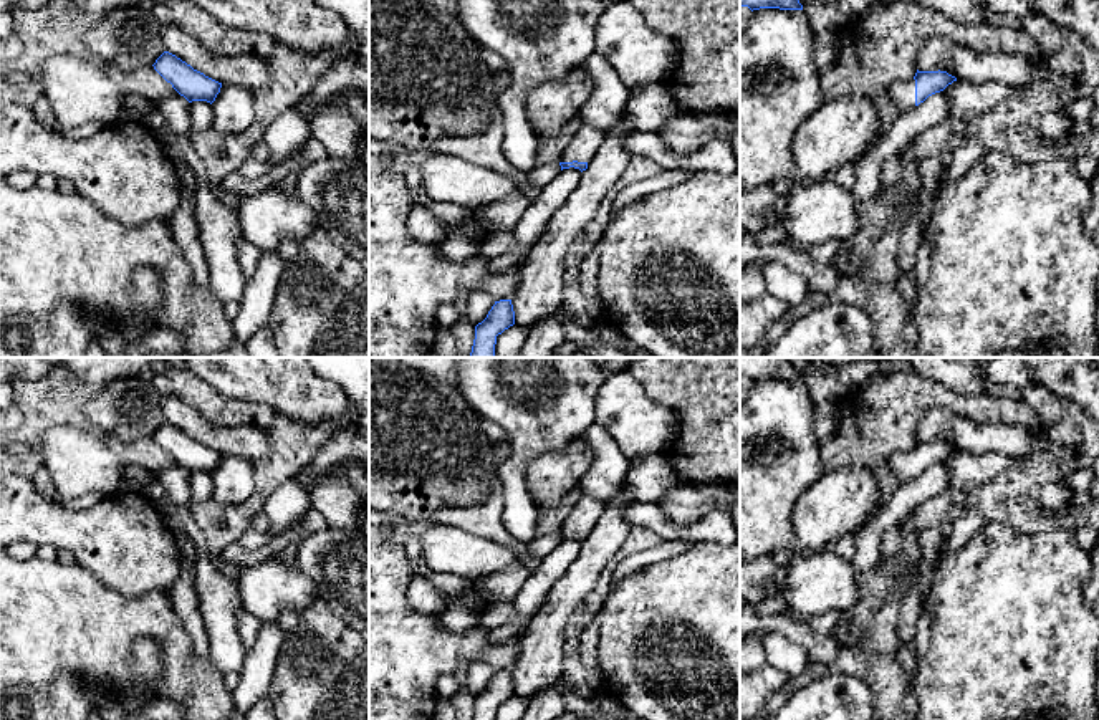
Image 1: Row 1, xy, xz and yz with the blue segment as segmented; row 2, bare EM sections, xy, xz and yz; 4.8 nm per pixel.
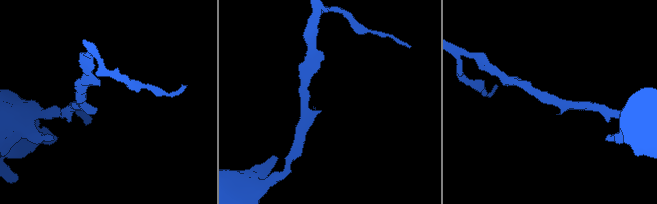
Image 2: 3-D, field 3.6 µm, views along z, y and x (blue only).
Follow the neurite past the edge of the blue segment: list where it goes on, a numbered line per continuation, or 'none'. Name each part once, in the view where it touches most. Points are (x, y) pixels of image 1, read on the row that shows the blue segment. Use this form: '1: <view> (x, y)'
1: xz (583, 146)

